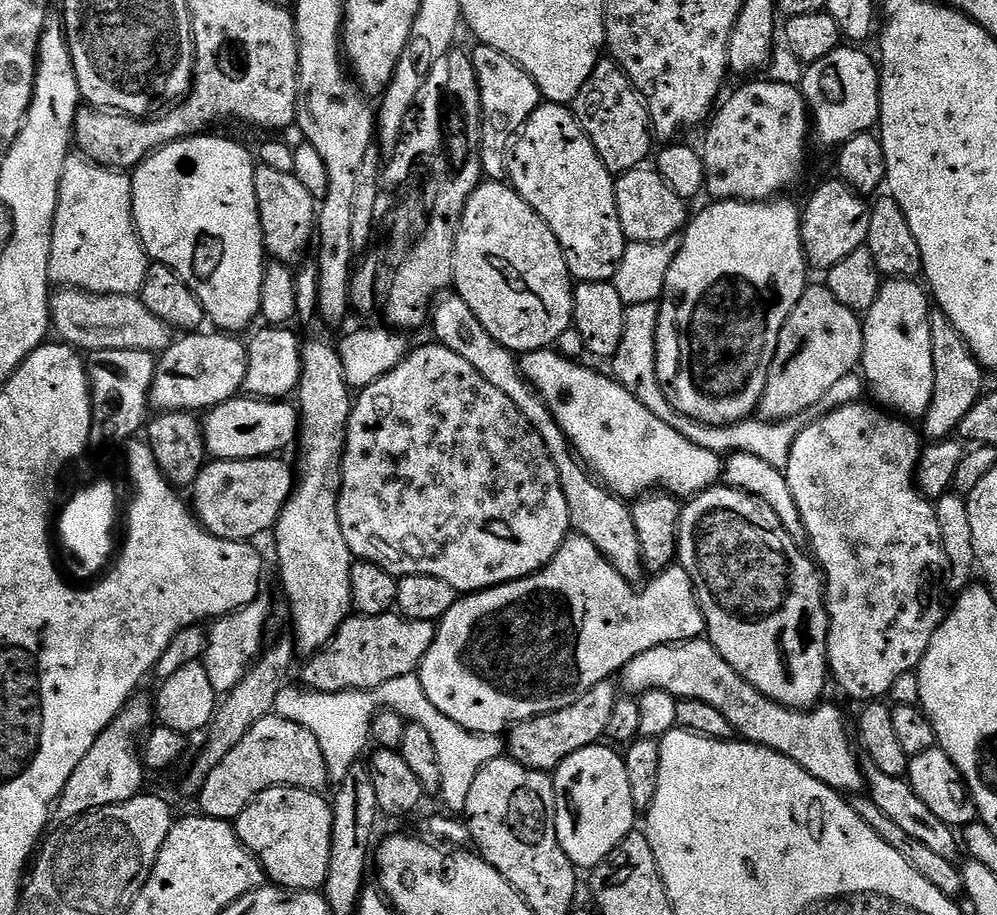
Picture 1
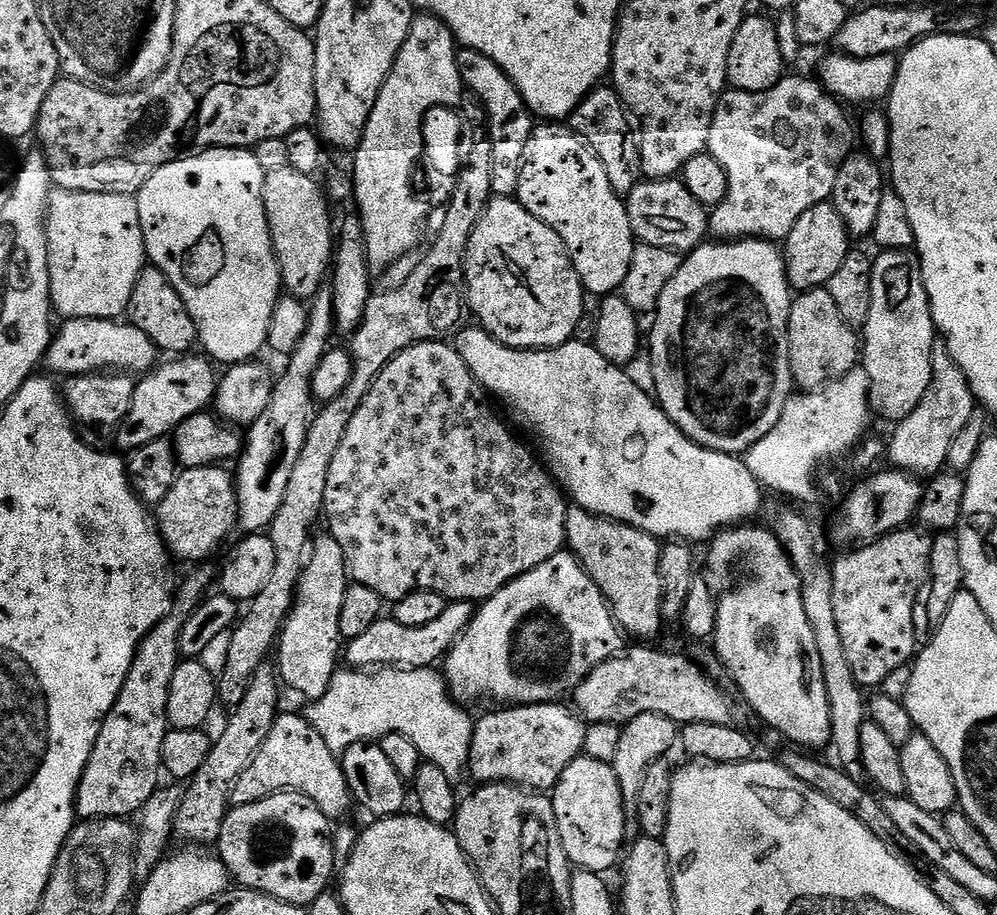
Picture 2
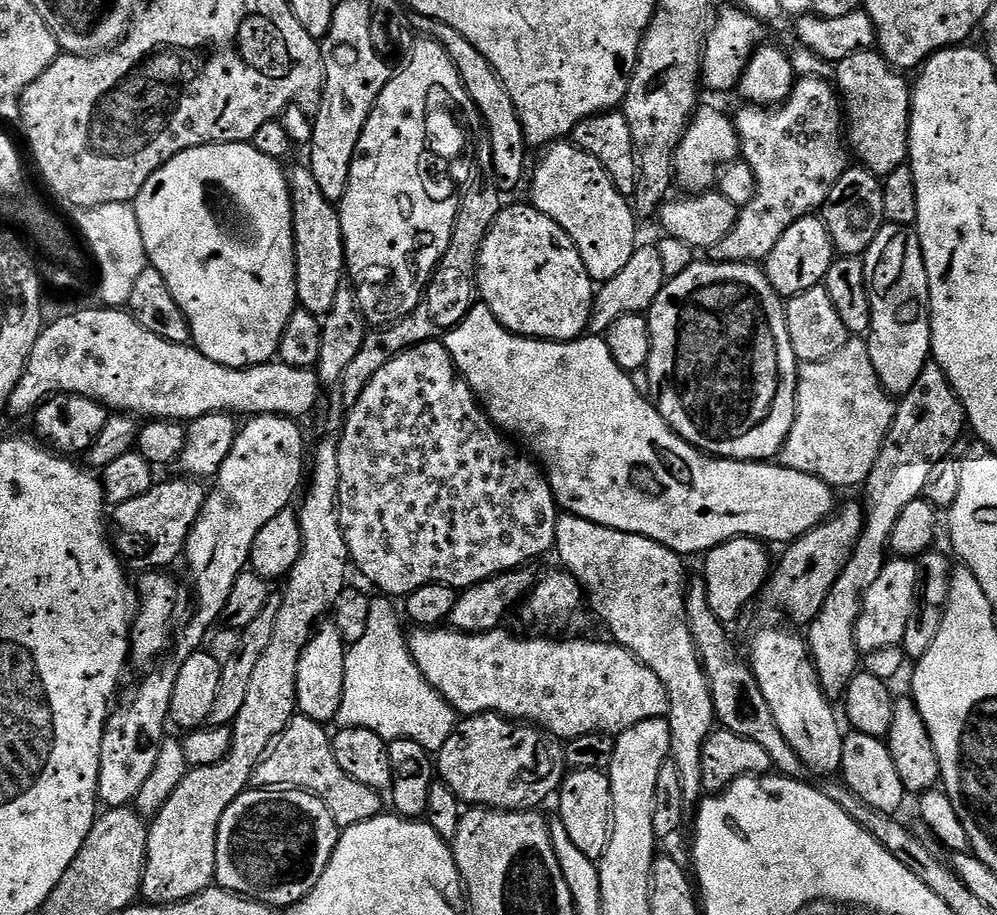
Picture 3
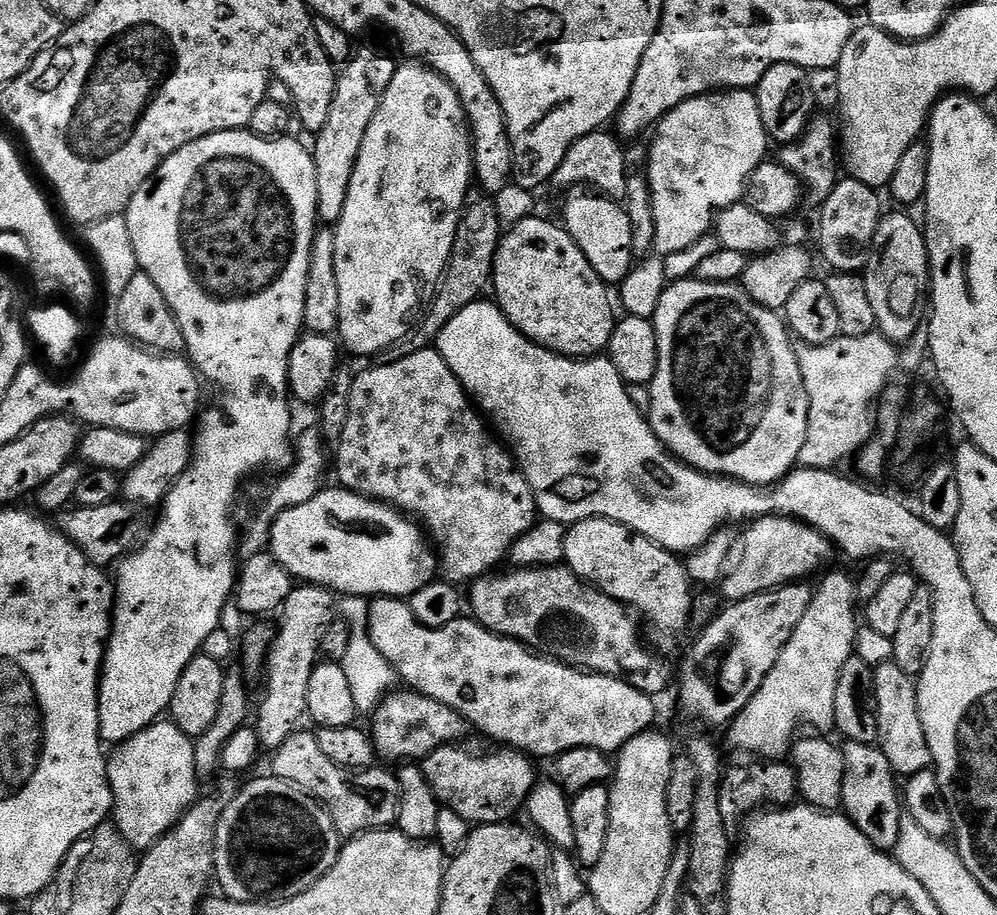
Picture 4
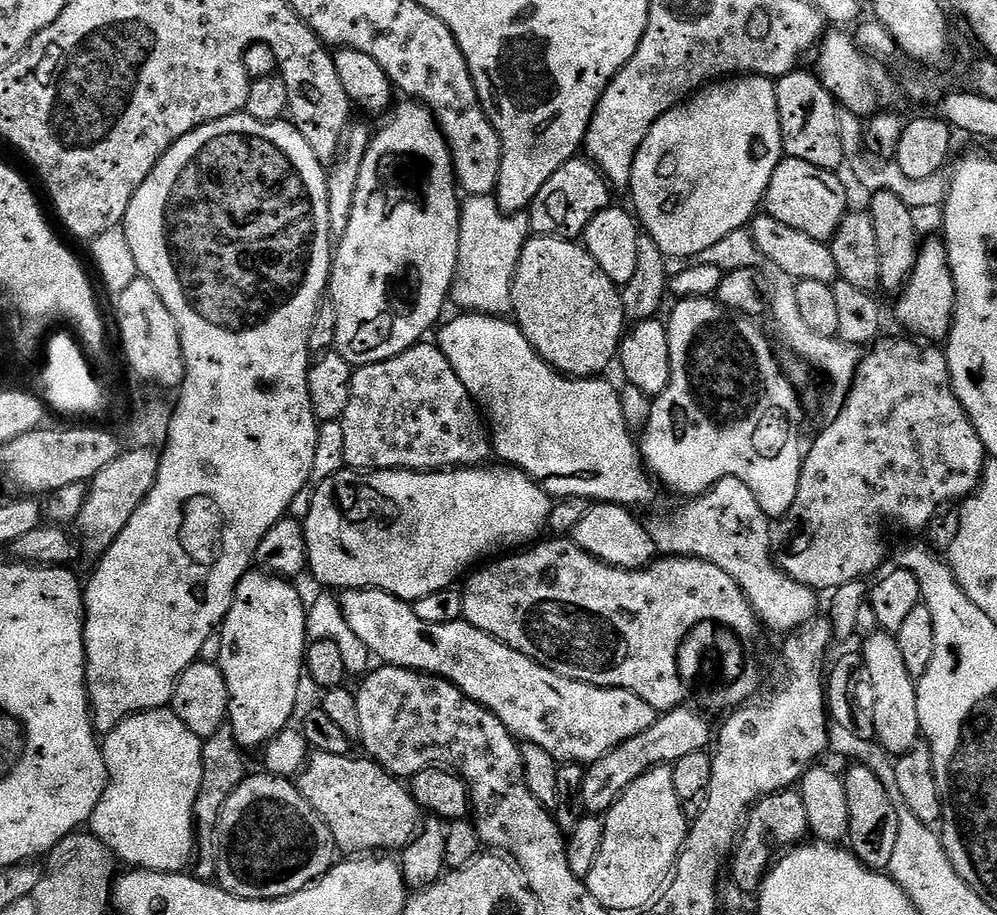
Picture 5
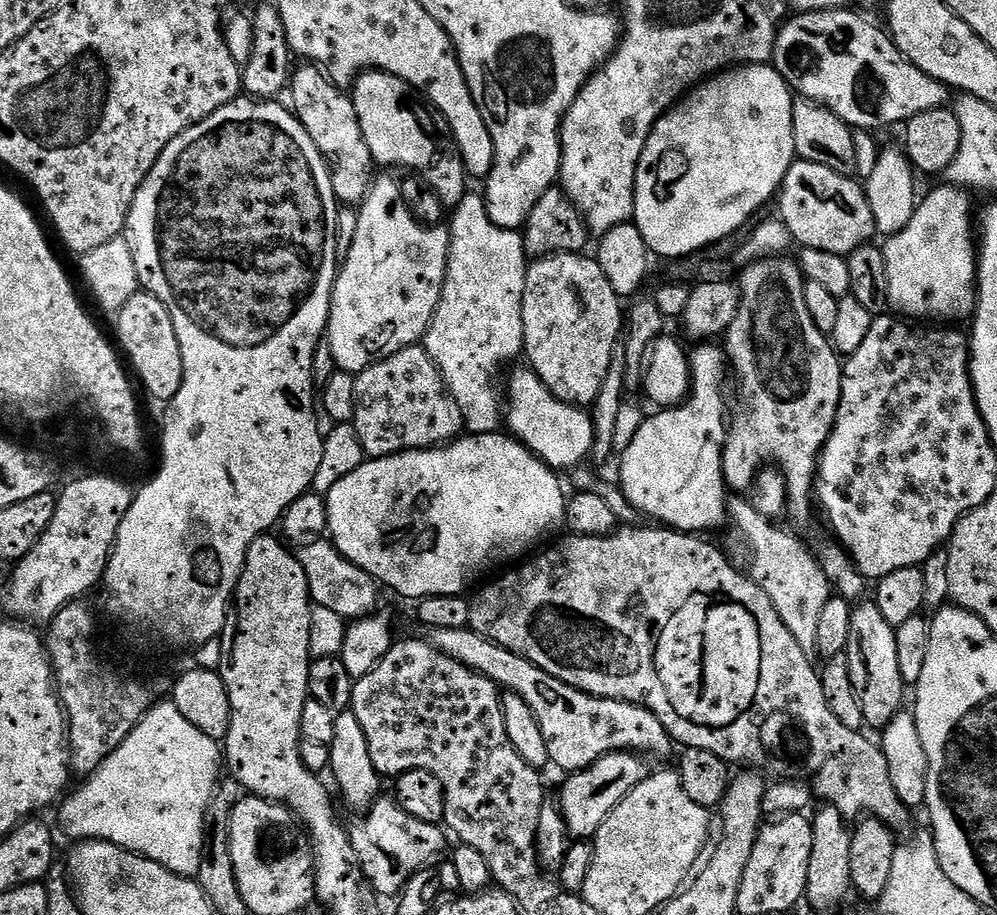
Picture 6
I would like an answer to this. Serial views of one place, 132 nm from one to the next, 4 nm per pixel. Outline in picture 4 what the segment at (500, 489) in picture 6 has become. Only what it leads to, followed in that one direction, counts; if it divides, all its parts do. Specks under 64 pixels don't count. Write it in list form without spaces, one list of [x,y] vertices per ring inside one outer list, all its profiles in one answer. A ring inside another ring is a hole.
[[[321,487],[318,495],[310,498],[310,502],[302,502],[302,506],[294,506],[294,510],[283,512],[268,535],[268,546],[273,559],[292,578],[305,584],[320,584],[341,597],[365,598],[407,598],[422,586],[432,583],[438,572],[438,556],[433,547],[431,550],[428,546],[429,539],[420,534],[413,519],[390,504],[351,492],[346,487],[328,487]]]

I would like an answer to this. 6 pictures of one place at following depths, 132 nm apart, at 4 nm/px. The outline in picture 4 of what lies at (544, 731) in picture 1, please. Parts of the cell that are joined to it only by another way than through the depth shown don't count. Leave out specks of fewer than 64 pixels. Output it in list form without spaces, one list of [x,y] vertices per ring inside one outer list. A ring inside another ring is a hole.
[[[447,744],[424,757],[422,767],[430,790],[434,790],[443,807],[466,818],[469,826],[509,823],[515,817],[512,815],[527,805],[530,790],[536,785],[538,773],[532,765],[535,763],[525,753],[515,750],[500,750],[497,756],[483,760],[460,747],[464,746]]]

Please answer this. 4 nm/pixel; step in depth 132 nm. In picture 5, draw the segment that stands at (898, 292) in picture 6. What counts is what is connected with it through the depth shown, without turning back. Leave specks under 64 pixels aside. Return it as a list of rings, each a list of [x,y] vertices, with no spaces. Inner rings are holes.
[[[925,239],[921,243],[920,253],[916,255],[914,270],[895,300],[896,320],[908,331],[905,333],[909,337],[920,342],[947,341],[948,331],[952,329],[956,291],[954,290],[952,271],[948,265],[948,251],[944,249],[943,239]]]

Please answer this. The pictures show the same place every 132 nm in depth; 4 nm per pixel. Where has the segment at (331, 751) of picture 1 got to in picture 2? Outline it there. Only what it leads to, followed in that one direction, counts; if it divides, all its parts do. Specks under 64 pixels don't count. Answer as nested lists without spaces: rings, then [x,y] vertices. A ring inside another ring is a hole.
[[[377,667],[375,670],[337,670],[330,682],[330,690],[322,694],[322,698],[311,701],[307,705],[306,715],[310,726],[322,734],[326,746],[337,754],[343,754],[354,742],[370,740],[379,742],[382,737],[392,732],[402,734],[418,746],[421,757],[427,763],[446,770],[446,778],[453,782],[460,782],[468,772],[468,759],[472,746],[472,730],[474,727],[473,717],[468,717],[467,707],[461,706],[453,700],[448,691],[448,681],[439,671],[434,672],[431,667]]]

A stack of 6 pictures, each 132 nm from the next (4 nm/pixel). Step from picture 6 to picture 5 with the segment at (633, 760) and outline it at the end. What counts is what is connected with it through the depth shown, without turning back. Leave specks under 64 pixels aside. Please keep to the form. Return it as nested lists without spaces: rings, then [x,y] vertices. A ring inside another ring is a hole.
[[[688,706],[663,713],[656,719],[654,726],[650,726],[650,730],[642,730],[642,734],[622,741],[613,752],[608,752],[600,760],[587,765],[582,782],[582,802],[585,809],[592,814],[607,813],[630,786],[630,782],[642,778],[642,774],[652,768],[671,766],[678,762],[678,758],[686,758],[686,754],[705,751],[713,740],[714,728],[698,713],[691,712]]]

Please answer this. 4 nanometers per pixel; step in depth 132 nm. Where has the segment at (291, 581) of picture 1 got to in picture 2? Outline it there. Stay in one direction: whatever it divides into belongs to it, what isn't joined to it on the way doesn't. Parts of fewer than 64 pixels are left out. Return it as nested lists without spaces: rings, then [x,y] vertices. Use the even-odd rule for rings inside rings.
[[[323,534],[324,536],[317,535],[314,543],[310,548],[310,555],[304,565],[304,573],[300,579],[300,584],[296,587],[296,603],[292,605],[292,613],[288,615],[288,621],[284,623],[284,629],[280,632],[278,647],[274,652],[274,664],[278,669],[278,675],[282,681],[285,689],[293,688],[300,696],[305,696],[305,701],[311,702],[322,698],[322,694],[326,694],[326,690],[330,690],[330,682],[334,678],[334,674],[338,670],[338,662],[342,660],[342,637],[340,634],[340,627],[338,626],[338,618],[342,618],[342,602],[346,599],[346,590],[350,583],[350,569],[347,560],[344,559],[342,546],[338,544],[333,536],[330,534]]]

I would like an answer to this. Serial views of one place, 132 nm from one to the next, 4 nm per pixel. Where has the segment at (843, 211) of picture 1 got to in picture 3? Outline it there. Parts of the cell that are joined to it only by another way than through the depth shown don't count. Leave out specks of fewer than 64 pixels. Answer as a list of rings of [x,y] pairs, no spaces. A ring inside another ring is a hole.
[[[813,214],[794,222],[782,238],[778,238],[778,246],[770,250],[762,267],[770,286],[782,298],[791,298],[811,288],[821,287],[834,259],[832,239],[826,230],[823,219]]]

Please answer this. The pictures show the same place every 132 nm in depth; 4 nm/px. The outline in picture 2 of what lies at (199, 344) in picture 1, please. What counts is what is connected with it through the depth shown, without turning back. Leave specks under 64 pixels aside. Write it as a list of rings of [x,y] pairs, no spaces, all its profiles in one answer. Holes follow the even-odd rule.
[[[184,354],[179,358],[169,359],[172,360],[169,364],[161,363],[136,380],[130,410],[120,423],[120,429],[116,431],[114,437],[115,447],[120,447],[121,449],[117,449],[121,453],[127,454],[138,450],[138,446],[146,446],[146,442],[171,437],[176,427],[186,422],[186,418],[205,411],[215,401],[217,369],[211,359],[196,355]]]

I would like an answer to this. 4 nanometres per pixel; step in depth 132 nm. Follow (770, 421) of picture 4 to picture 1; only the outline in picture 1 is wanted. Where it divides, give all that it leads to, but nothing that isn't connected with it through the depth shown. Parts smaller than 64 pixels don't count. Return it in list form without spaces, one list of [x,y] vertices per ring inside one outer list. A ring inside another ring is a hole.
[[[773,198],[767,202],[745,202],[742,200],[721,200],[719,202],[709,203],[709,208],[704,208],[700,213],[695,213],[694,219],[687,225],[686,231],[683,233],[680,240],[680,249],[677,252],[677,256],[673,260],[673,264],[670,266],[669,273],[666,274],[666,282],[662,299],[659,301],[660,318],[657,324],[657,374],[660,379],[660,385],[664,392],[670,393],[670,399],[672,401],[672,407],[675,411],[688,416],[692,420],[696,420],[699,424],[705,425],[709,428],[726,428],[733,424],[739,424],[741,420],[749,419],[759,409],[760,400],[764,397],[764,391],[768,385],[768,379],[770,378],[770,370],[772,369],[772,363],[776,357],[776,351],[778,350],[778,338],[782,334],[782,326],[786,326],[786,322],[790,318],[790,314],[794,310],[794,306],[798,306],[798,302],[802,298],[805,288],[810,283],[810,265],[806,257],[804,257],[804,233],[802,231],[802,212],[801,209],[796,209],[790,201],[784,200],[788,198]]]

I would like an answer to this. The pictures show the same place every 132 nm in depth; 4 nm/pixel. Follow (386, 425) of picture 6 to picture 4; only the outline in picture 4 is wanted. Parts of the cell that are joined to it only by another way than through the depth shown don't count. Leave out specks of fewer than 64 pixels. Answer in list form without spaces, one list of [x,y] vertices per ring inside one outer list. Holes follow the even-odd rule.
[[[435,347],[423,348],[414,354],[403,356],[400,360],[380,362],[377,368],[368,368],[361,376],[357,375],[353,379],[350,390],[350,414],[346,414],[346,426],[335,445],[336,452],[334,448],[334,468],[336,464],[336,476],[340,479],[337,481],[343,487],[350,489],[351,492],[358,492],[362,496],[369,496],[373,500],[383,501],[413,517],[421,516],[428,523],[428,528],[432,531],[431,539],[433,541],[436,539],[441,544],[441,548],[438,548],[439,575],[449,584],[457,586],[467,585],[469,582],[491,573],[495,569],[492,567],[500,559],[504,560],[509,555],[515,541],[522,538],[538,521],[536,499],[526,482],[524,471],[517,464],[516,457],[512,455],[511,451],[495,435],[492,437],[488,433],[487,426],[489,427],[485,417],[474,407],[473,401],[458,382],[456,375],[450,370],[450,366],[446,366],[442,354],[437,352]]]

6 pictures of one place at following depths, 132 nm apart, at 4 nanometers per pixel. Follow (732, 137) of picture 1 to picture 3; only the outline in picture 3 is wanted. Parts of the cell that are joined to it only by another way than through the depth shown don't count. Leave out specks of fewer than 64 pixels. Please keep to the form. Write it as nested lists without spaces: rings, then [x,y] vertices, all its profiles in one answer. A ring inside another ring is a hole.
[[[806,77],[797,79],[783,104],[771,108],[744,106],[740,113],[735,113],[734,123],[742,141],[743,163],[750,166],[756,179],[756,193],[745,208],[739,209],[730,234],[707,249],[706,256],[713,264],[756,264],[767,260],[770,250],[778,246],[778,238],[782,238],[794,222],[823,209],[834,182],[848,171],[850,152],[846,147],[846,120],[837,89],[827,79]]]

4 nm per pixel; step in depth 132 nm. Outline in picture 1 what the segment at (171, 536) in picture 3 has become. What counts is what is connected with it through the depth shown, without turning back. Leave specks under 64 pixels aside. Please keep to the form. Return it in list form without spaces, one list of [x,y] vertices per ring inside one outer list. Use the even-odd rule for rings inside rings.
[[[265,458],[263,460],[212,460],[205,463],[204,469],[192,483],[190,489],[190,508],[200,527],[223,540],[238,540],[241,542],[255,541],[255,536],[263,532],[271,533],[280,520],[286,502],[292,496],[294,487],[294,468],[287,464],[284,458]]]

